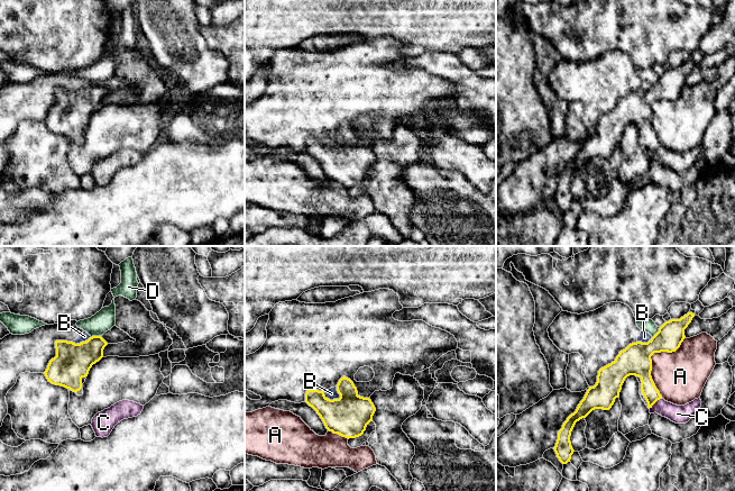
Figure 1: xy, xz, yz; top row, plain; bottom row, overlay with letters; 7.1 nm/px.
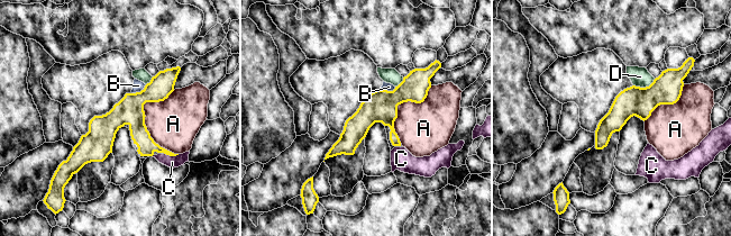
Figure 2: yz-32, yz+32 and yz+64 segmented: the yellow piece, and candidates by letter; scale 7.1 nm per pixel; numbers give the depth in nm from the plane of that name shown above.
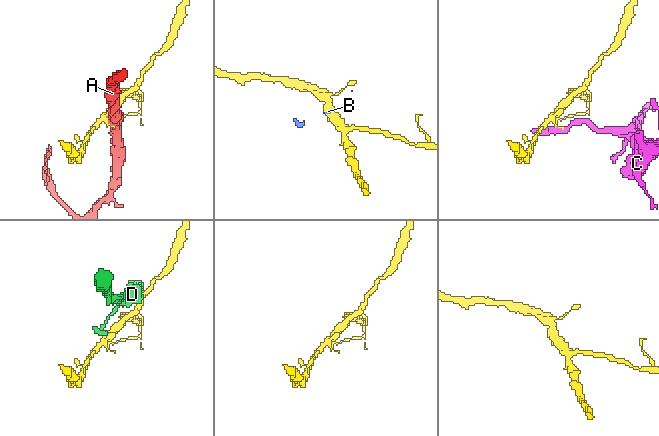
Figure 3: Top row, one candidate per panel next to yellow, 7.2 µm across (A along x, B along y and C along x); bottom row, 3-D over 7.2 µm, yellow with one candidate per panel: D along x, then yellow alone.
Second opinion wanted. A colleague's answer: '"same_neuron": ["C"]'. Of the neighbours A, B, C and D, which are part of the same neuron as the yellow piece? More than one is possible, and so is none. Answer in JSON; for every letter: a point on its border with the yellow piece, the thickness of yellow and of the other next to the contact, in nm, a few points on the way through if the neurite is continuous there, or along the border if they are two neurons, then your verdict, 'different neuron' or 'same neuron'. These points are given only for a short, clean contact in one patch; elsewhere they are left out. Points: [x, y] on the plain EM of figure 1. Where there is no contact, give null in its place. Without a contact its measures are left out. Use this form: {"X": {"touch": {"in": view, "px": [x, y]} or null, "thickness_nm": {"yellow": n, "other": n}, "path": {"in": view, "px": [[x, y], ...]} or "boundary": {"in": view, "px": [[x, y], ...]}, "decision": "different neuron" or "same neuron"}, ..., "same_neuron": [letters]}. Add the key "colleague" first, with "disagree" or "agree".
{"colleague": "disagree", "A": {"touch": {"in": "yz", "px": [650, 107]}, "thickness_nm": {"yellow": 220, "other": 360}, "decision": "different neuron"}, "B": {"touch": {"in": "xz", "px": [331, 148]}, "thickness_nm": {"yellow": 300, "other": 80}, "boundary": {"in": "xz", "px": [[322, 139], [330, 147], [338, 147], [340, 145]]}, "decision": "different neuron"}, "C": {"touch": {"in": "yz", "px": [655, 149]}, "thickness_nm": {"yellow": 120, "other": 130}, "boundary": {"in": "yz", "px": [[662, 146], [658, 147], [649, 156]]}, "decision": "different neuron"}, "D": {"touch": {"in": "yz", "px": [657, 81]}, "thickness_nm": {"yellow": 220, "other": 90}, "decision": "different neuron"}, "same_neuron": []}

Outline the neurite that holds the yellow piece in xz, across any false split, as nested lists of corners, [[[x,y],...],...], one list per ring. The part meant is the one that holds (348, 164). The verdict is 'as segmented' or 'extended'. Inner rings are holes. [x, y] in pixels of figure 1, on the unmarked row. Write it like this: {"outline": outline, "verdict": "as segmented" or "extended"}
{"outline": [[[346,125],[339,128],[337,139],[340,146],[330,148],[323,139],[307,138],[305,151],[316,160],[329,180],[348,188],[361,184],[373,170],[374,152],[360,145],[353,130]]], "verdict": "as segmented"}

